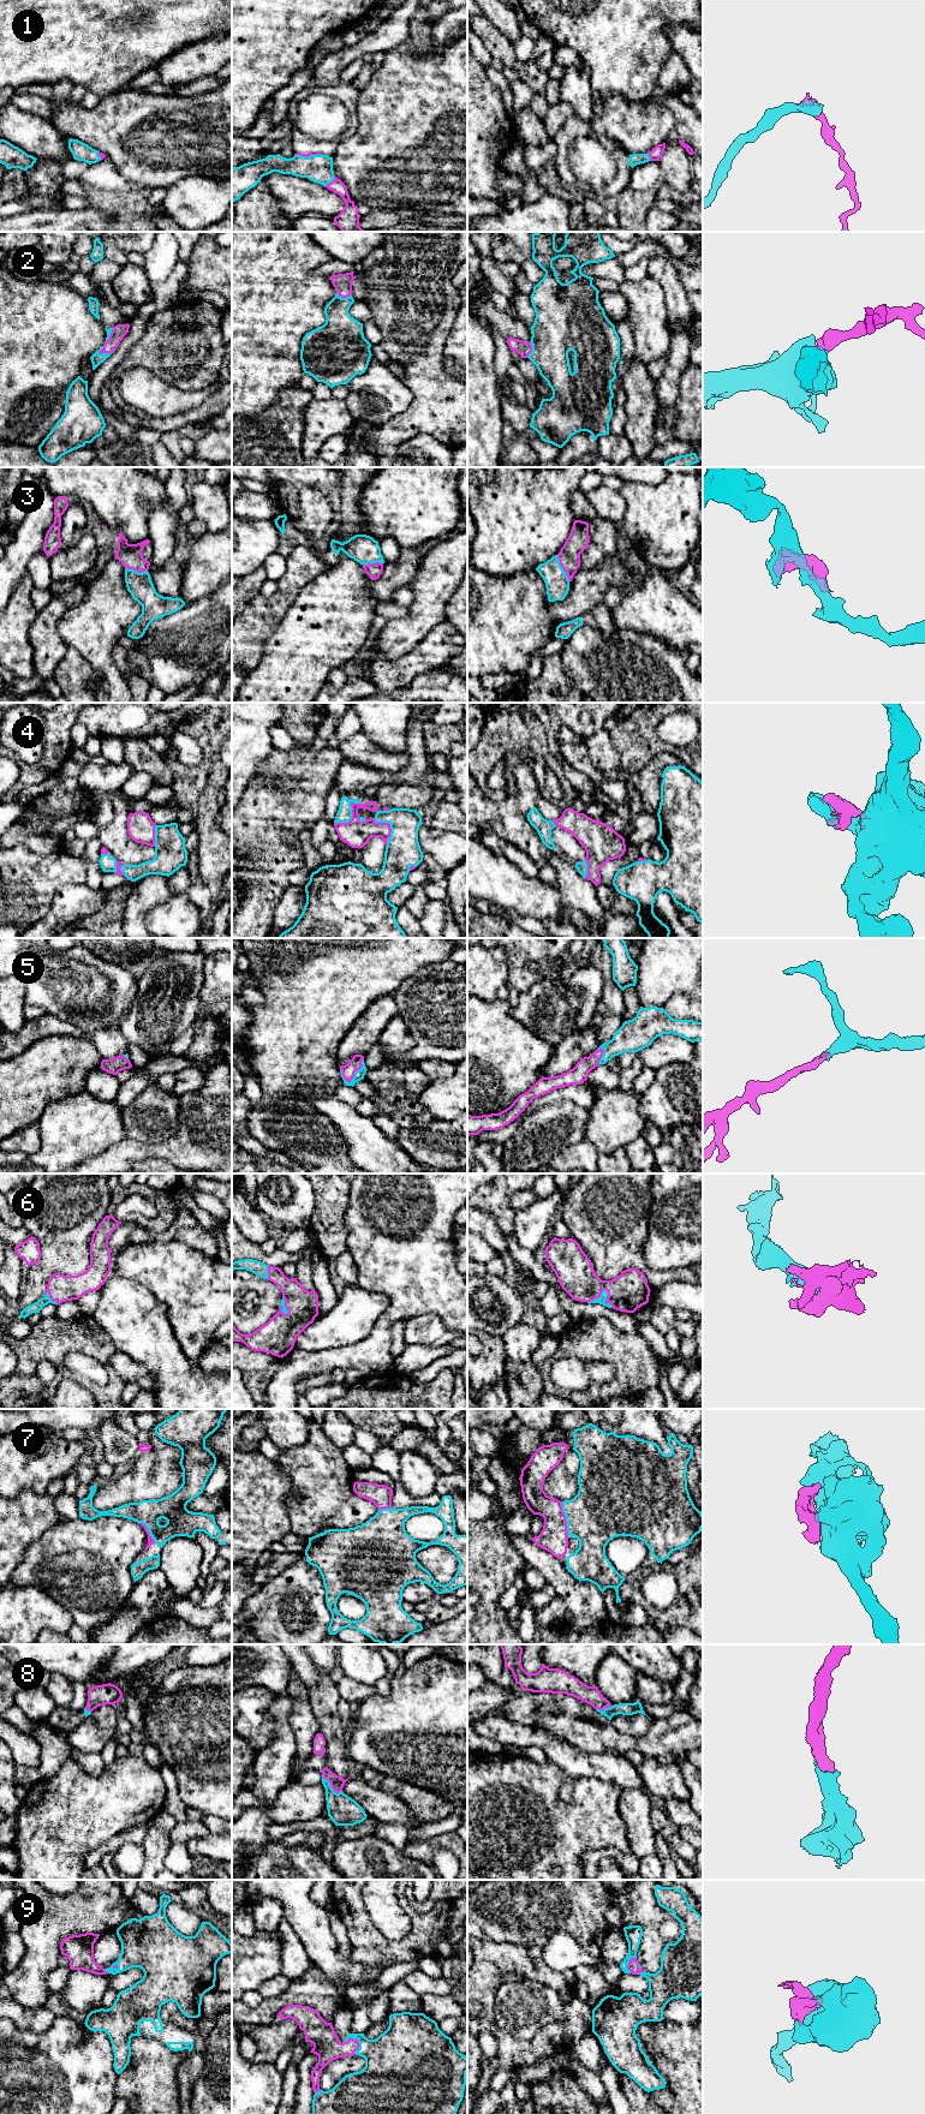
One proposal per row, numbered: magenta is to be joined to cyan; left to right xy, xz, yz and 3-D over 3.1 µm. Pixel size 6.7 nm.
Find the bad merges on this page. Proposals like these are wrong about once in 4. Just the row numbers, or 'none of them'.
none of them

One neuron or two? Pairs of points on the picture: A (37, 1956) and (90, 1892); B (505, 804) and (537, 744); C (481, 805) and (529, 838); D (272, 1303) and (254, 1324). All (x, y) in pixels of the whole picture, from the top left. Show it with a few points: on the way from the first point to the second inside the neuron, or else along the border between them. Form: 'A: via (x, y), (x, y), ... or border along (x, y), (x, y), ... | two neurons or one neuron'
A: via (42, 1940), (75, 1908) | one neuron
B: border along (479, 788), (490, 798), (497, 799), (500, 796) | two neurons
C: via (493, 816), (502, 817), (517, 829) | one neuron
D: via (267, 1308), (257, 1319) | one neuron

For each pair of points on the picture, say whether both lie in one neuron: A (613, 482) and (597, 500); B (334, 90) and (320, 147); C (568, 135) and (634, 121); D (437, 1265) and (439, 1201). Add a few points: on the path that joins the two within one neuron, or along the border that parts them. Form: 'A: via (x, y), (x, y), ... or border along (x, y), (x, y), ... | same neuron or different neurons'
A: border along (602, 484), (619, 491) | different neurons
B: via (334, 105), (322, 121), (322, 132) | same neuron
C: border along (586, 121), (597, 136), (607, 136), (616, 145) | different neurons
D: via (435, 1249), (435, 1217) | same neuron

